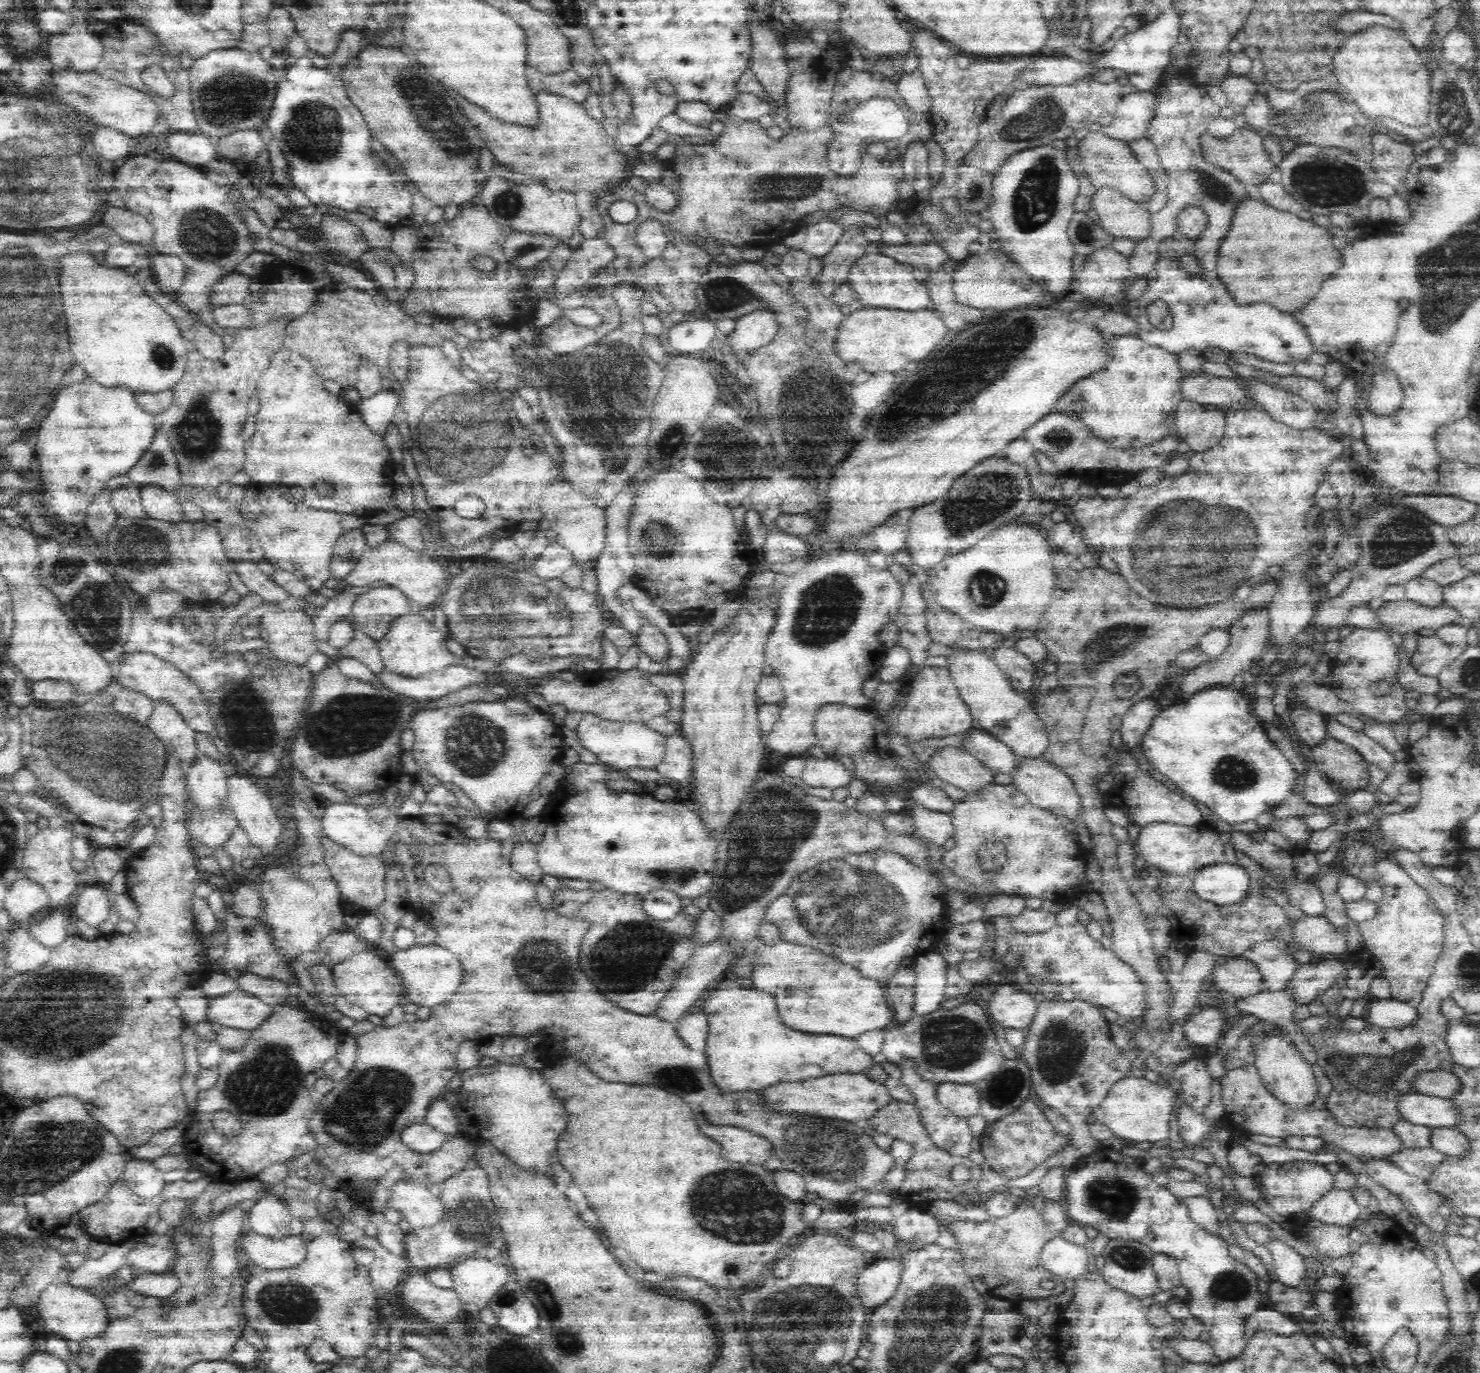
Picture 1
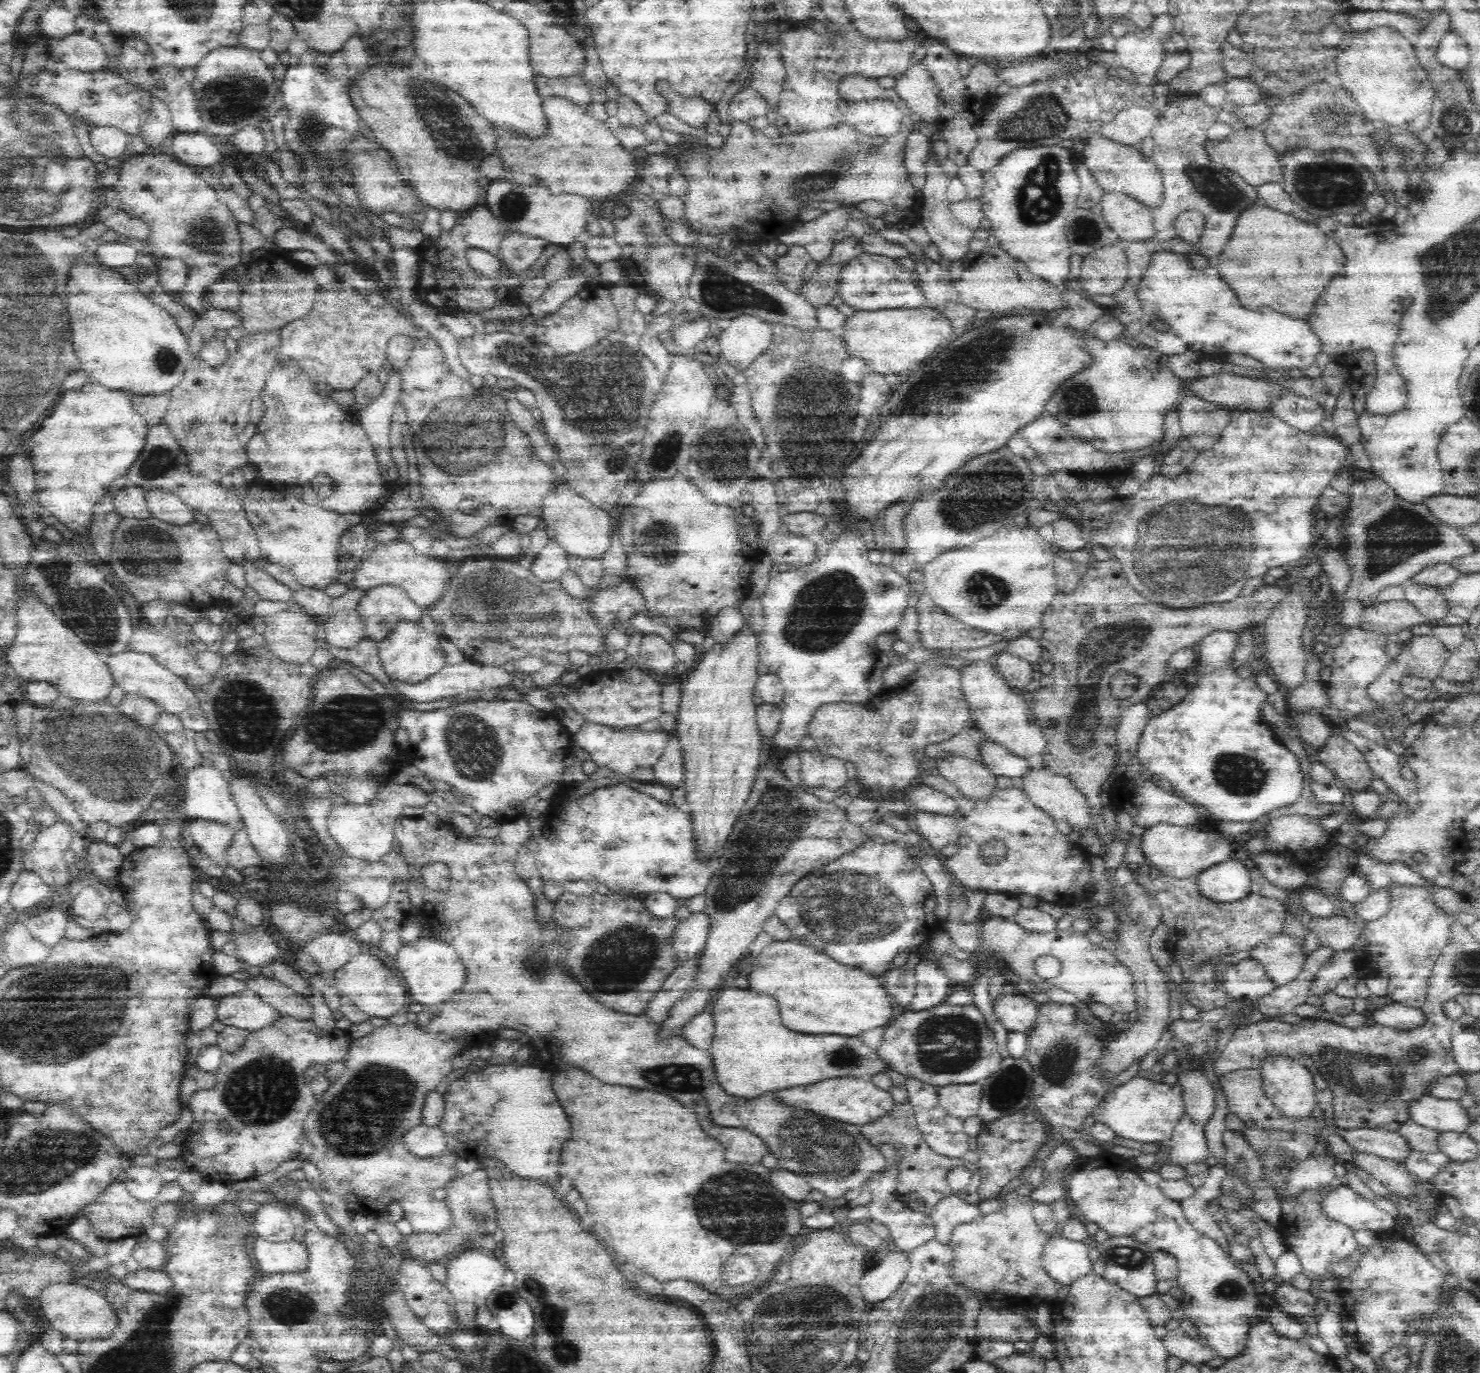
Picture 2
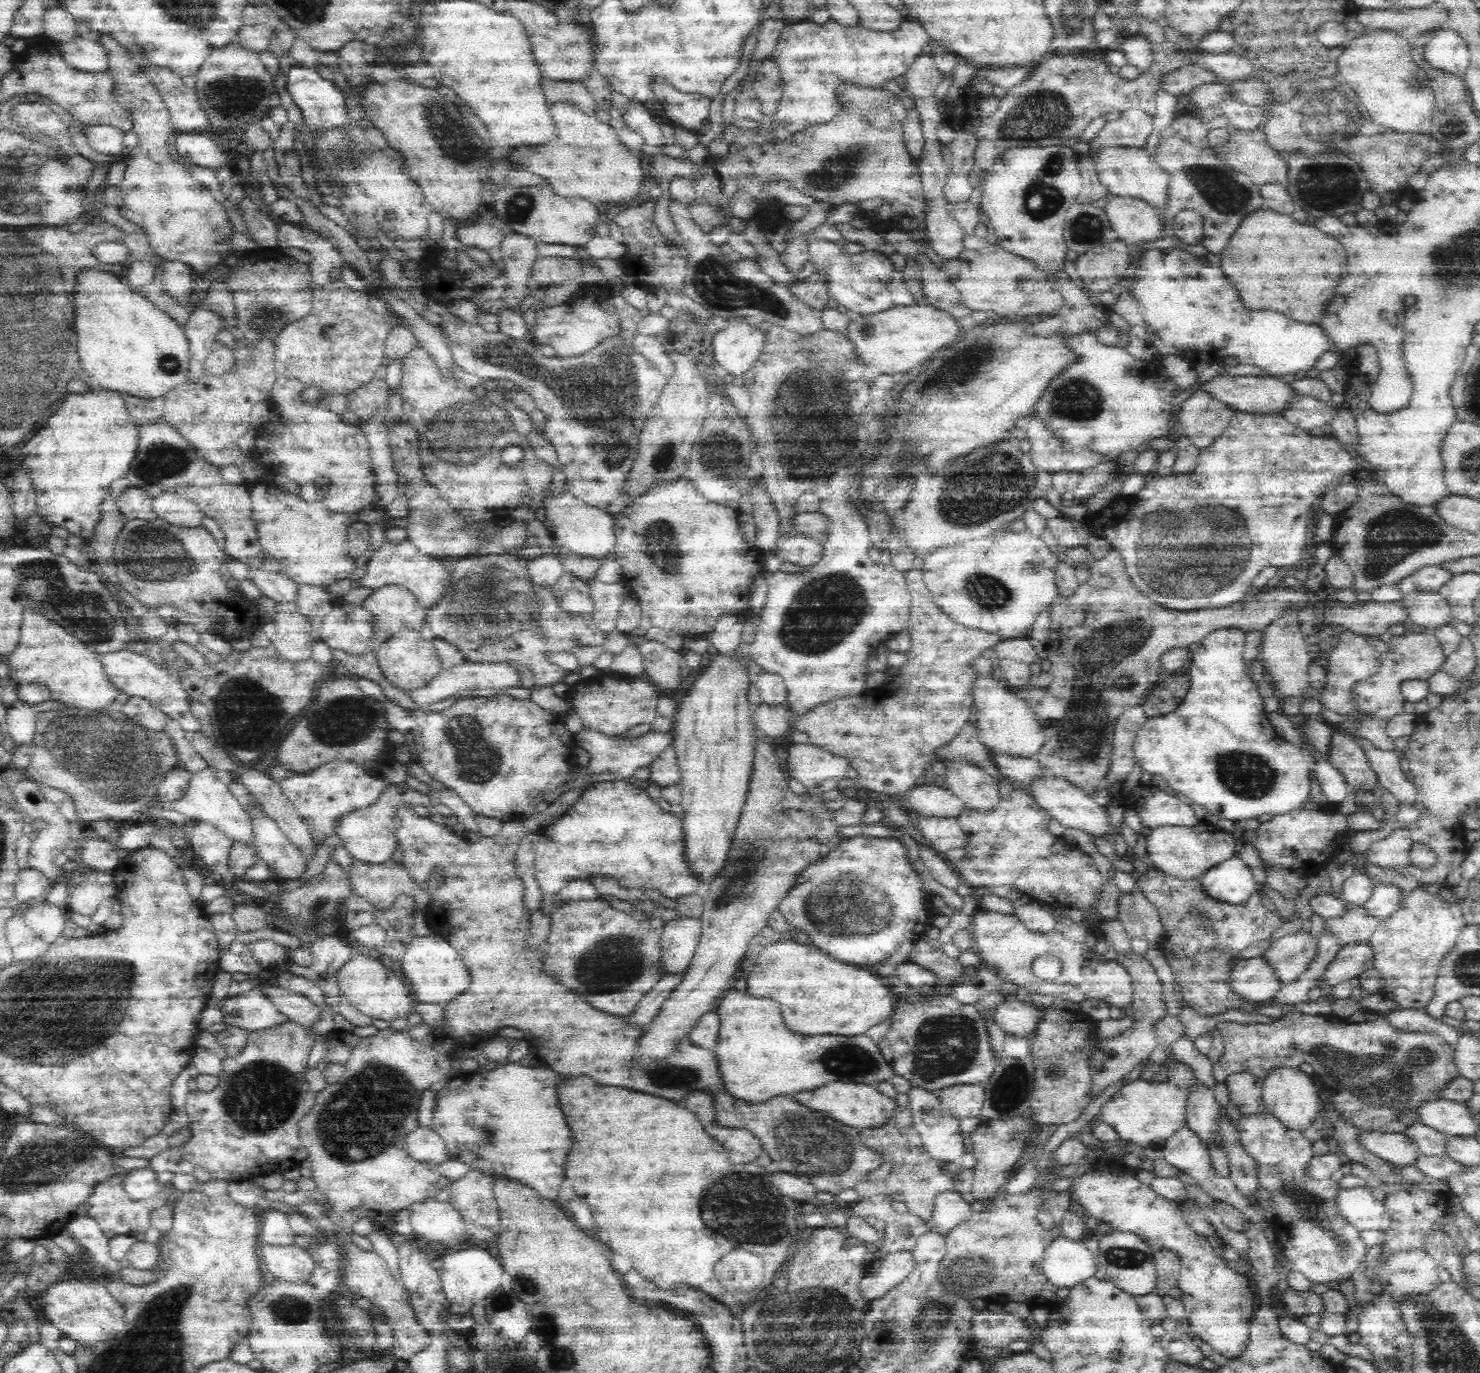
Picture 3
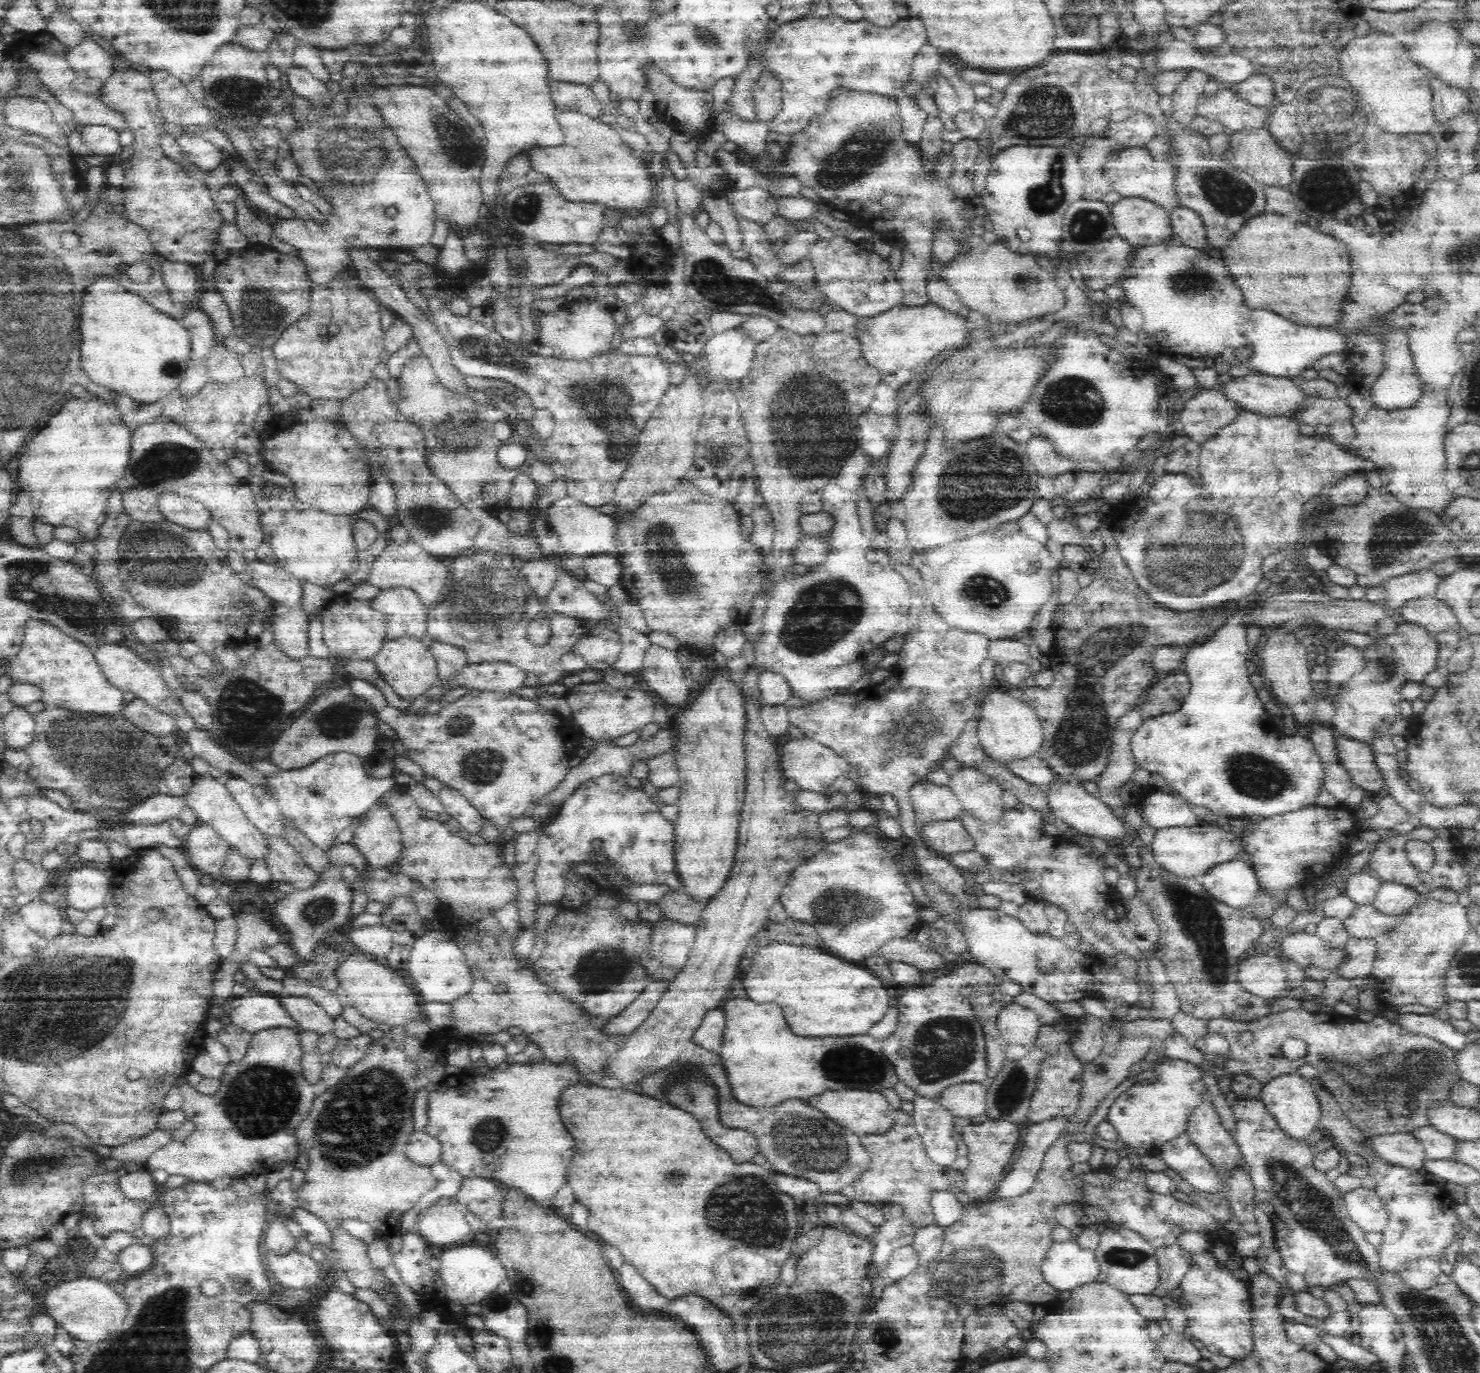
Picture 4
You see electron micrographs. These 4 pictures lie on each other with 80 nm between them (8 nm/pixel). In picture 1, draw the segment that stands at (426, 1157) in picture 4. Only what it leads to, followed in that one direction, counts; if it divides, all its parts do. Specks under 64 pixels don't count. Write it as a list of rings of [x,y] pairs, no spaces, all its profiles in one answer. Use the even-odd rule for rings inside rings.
[[[412,1123],[401,1132],[401,1141],[420,1155],[428,1154],[442,1147],[448,1138],[428,1123]]]

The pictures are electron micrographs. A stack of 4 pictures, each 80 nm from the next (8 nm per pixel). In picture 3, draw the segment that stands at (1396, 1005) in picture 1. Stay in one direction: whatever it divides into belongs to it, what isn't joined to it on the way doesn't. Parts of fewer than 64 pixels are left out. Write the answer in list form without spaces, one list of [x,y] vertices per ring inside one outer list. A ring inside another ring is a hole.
[[[1399,1009],[1379,1013],[1380,1017],[1394,1029],[1405,1032],[1434,1032],[1442,1036],[1454,1048],[1460,1040],[1457,1028],[1434,1020],[1423,1009]]]

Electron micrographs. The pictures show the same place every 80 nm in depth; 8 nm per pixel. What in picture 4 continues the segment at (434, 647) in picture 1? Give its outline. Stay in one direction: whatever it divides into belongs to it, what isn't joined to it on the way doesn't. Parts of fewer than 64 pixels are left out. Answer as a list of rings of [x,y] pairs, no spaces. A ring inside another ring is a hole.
[[[404,634],[394,640],[386,640],[380,652],[373,656],[376,669],[387,684],[404,700],[414,702],[418,696],[428,692],[437,679],[437,664],[430,647],[412,634]]]

